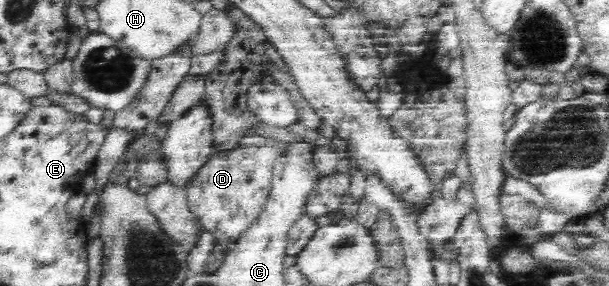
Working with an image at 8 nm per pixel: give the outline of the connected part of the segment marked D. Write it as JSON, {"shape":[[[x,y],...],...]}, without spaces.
{"shape":[[[238,146],[229,151],[215,151],[210,155],[207,163],[198,170],[190,183],[187,192],[187,203],[190,210],[198,217],[202,231],[213,235],[216,242],[237,241],[240,235],[251,226],[264,210],[268,196],[272,189],[273,170],[280,156],[280,150],[270,146]]]}

